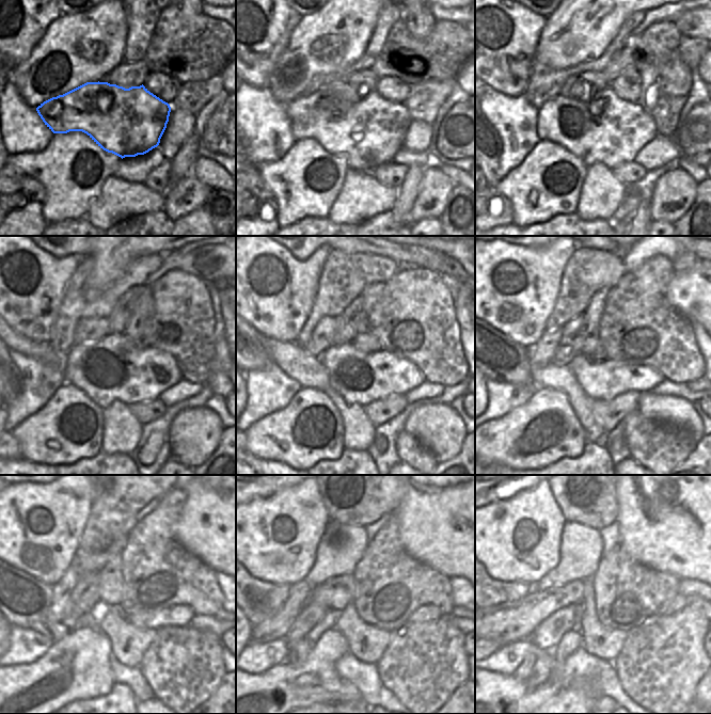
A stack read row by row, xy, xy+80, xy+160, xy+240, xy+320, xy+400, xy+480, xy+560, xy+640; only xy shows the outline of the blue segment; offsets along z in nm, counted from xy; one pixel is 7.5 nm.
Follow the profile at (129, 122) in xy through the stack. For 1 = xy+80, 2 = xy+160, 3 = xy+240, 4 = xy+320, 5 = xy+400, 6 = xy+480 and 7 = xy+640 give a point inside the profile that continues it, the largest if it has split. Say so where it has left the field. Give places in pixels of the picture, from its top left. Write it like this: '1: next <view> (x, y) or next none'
1: next xy+80 (368, 132)
2: next xy+160 (606, 129)
3: next xy+240 (113, 368)
4: next xy+320 (362, 378)
5: next xy+400 (604, 380)
6: next xy+480 (178, 615)
7: next xy+640 (677, 603)

